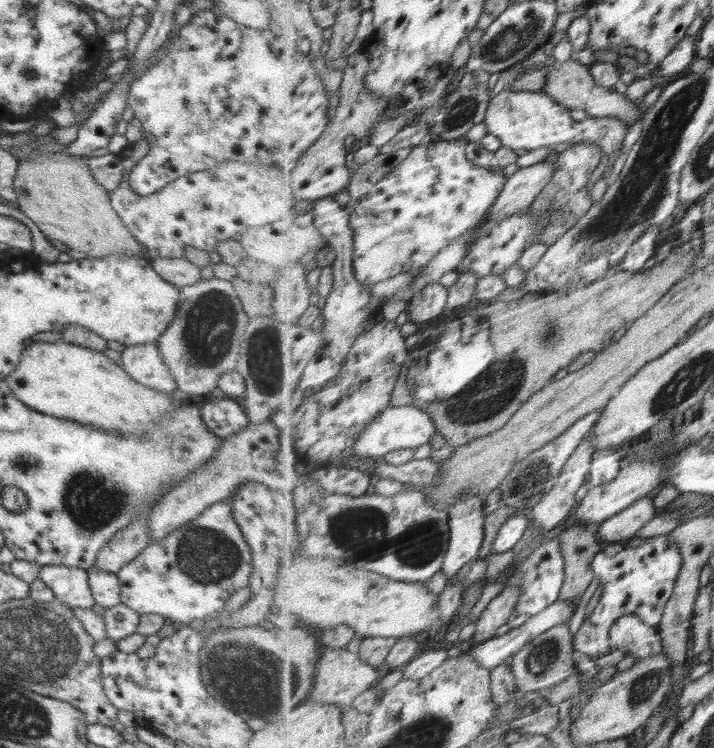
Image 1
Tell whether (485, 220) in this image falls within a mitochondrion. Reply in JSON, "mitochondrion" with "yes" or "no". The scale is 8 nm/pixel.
{"mitochondrion":"no"}

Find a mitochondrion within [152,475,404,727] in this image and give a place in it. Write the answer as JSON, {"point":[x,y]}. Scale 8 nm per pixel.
{"point":[245,674]}

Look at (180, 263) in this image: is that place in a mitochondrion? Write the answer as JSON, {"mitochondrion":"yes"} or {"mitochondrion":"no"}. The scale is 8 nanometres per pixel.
{"mitochondrion":"no"}

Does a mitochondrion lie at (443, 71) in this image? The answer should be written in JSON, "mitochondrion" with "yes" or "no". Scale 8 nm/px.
{"mitochondrion":"no"}

